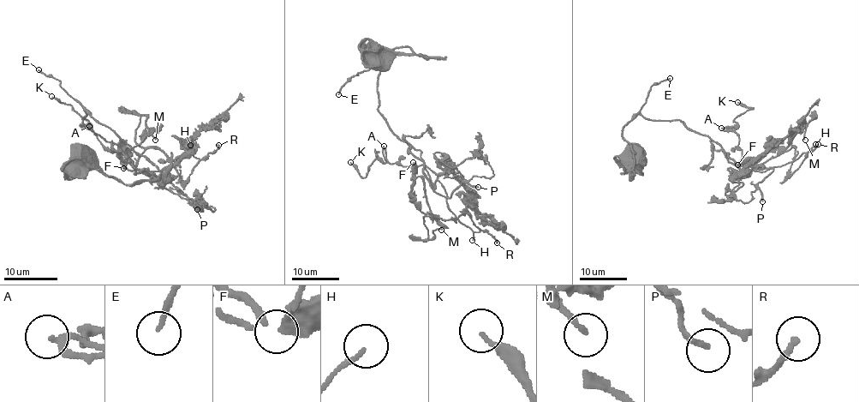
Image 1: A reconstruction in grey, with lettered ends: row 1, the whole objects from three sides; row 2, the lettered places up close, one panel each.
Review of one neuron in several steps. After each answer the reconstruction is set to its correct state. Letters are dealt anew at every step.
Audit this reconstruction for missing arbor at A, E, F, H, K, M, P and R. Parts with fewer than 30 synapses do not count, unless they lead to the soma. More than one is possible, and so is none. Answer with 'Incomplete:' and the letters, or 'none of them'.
Incomplete: E, P

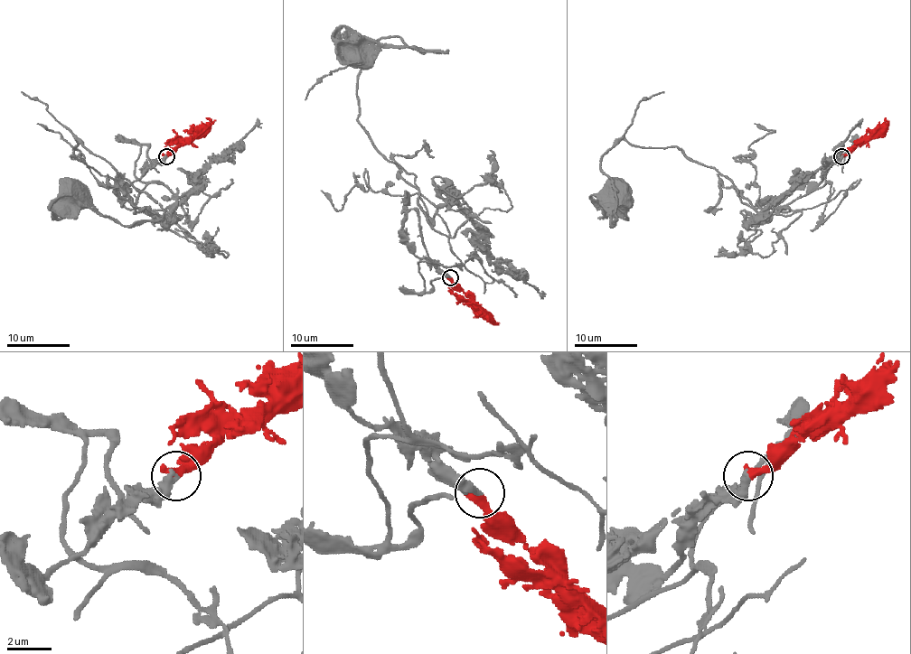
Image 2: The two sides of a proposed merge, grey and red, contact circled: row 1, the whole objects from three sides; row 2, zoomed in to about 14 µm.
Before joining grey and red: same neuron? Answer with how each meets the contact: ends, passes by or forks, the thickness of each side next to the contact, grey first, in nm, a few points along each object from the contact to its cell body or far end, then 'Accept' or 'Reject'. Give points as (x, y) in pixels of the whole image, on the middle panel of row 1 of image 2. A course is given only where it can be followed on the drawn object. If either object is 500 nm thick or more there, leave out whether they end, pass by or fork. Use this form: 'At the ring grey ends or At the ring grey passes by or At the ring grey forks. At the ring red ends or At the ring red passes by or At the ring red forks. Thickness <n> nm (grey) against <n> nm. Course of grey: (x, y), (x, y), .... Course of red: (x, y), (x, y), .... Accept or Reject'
At the ring grey ends. At the ring red ends. Thickness 360 nm (grey) against 420 nm. Course of grey: (450, 277), (423, 259), (418, 194), (357, 119), (361, 58), (378, 41), (399, 37), (446, 51), (357, 53). Course of red: (450, 277), (499, 325). Accept

